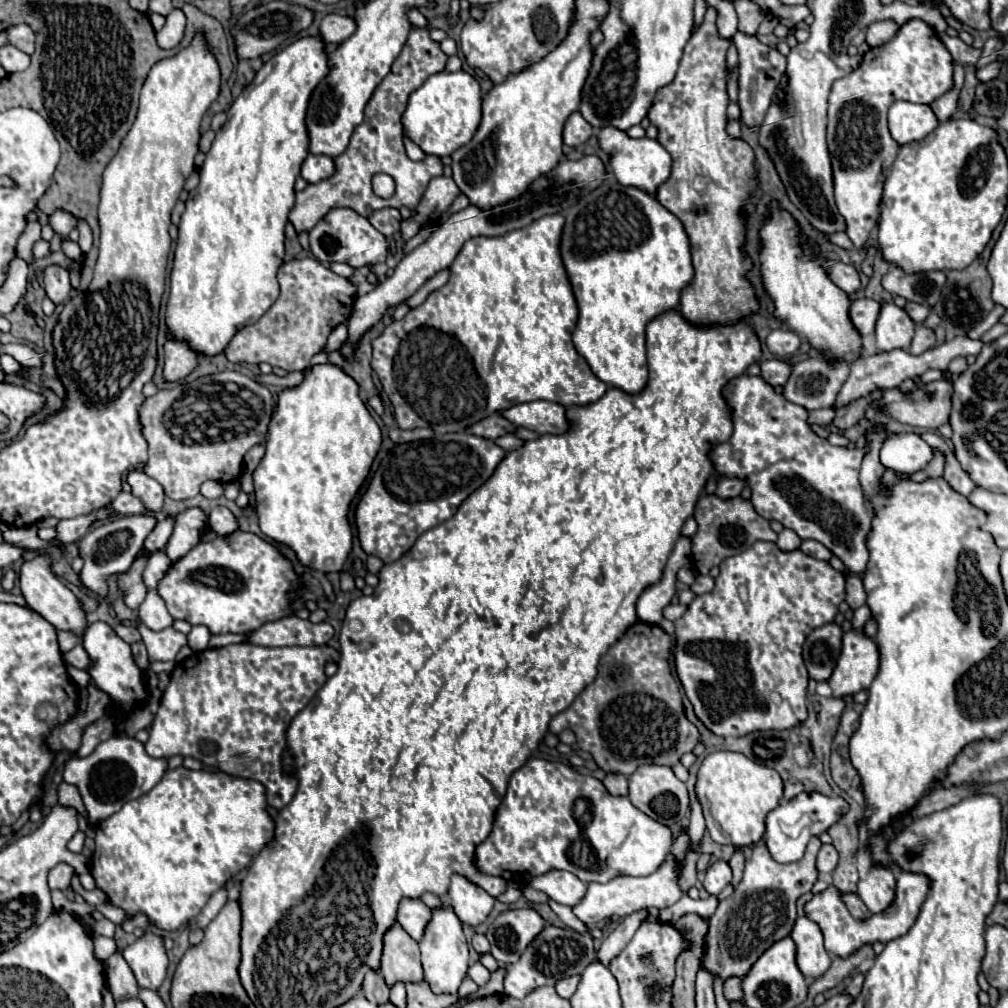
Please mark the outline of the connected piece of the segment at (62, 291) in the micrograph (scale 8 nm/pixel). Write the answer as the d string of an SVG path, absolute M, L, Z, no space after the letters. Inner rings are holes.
M49 265L43 271L45 281L45 293L53 303L65 303L69 299L71 283L69 283L69 271L59 265Z

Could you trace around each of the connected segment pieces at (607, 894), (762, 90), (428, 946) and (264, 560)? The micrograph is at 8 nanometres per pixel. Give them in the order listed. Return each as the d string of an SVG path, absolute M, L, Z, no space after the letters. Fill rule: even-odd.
M669 853L665 863L655 873L651 873L647 877L615 877L607 883L589 883L585 897L573 907L573 913L585 925L591 925L591 923L595 925L595 923L609 919L613 915L627 917L633 911L639 911L643 907L657 907L657 909L671 907L681 897L681 889L677 887L677 875L679 875L681 867L683 867L683 863L679 867L673 865L673 855Z
M737 31L733 35L733 43L739 49L739 107L741 117L749 127L757 127L763 123L763 117L773 101L773 91L777 89L777 83L781 75L785 73L785 57L769 45L763 45L755 35L747 35Z
M449 903L437 909L431 909L431 919L425 927L425 933L419 945L421 945L421 963L425 971L425 981L433 987L433 993L457 993L463 977L467 975L469 951L461 929L461 921Z
M241 529L227 537L213 537L211 541L201 541L185 557L175 561L163 579L157 583L157 595L165 601L173 619L185 619L191 625L205 625L211 635L221 633L251 633L269 621L277 621L291 611L291 589L301 583L301 593L305 591L303 579L293 569L293 563L279 551L271 541L261 539L255 533L245 533Z

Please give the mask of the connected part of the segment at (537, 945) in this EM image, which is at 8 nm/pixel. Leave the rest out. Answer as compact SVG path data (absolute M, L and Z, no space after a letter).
M547 925L523 951L521 959L517 963L505 965L505 995L511 995L515 999L523 999L529 991L541 987L541 985L553 985L557 979L581 975L581 971L595 959L593 953L593 937L581 935L573 929L559 929L553 925Z

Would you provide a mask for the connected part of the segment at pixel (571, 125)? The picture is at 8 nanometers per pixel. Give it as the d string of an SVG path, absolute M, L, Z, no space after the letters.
M579 111L571 113L563 129L563 141L571 147L577 147L583 145L591 135L593 135L593 127L583 119L583 115Z

